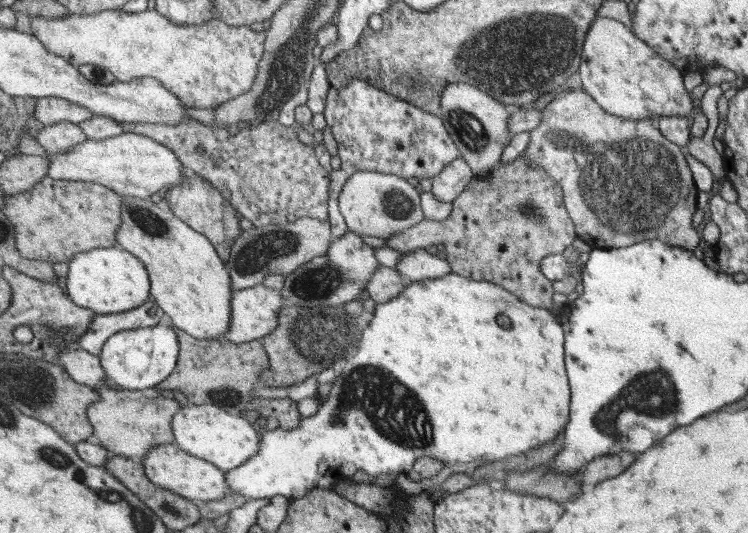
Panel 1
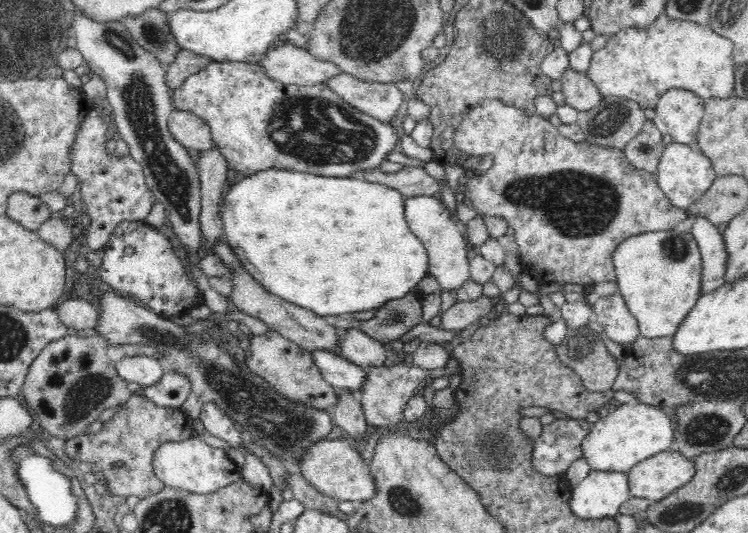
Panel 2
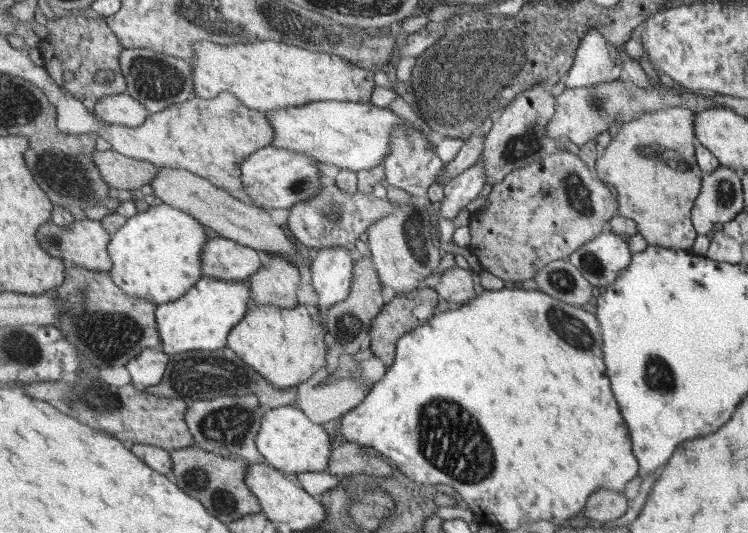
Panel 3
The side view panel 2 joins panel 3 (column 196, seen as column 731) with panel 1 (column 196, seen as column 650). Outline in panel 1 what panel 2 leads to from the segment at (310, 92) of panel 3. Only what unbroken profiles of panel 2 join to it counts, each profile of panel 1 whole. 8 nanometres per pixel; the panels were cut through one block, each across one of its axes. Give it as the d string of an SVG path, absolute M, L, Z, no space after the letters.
M123 9L95 12L88 15L71 13L54 20L31 16L30 28L36 38L43 41L48 52L64 57L77 68L93 64L112 72L116 80L128 82L134 79L156 79L185 102L190 108L215 108L227 100L235 99L251 89L259 72L259 62L266 47L266 32L256 32L249 27L225 24L219 18L206 24L176 25L156 9L128 13Z

